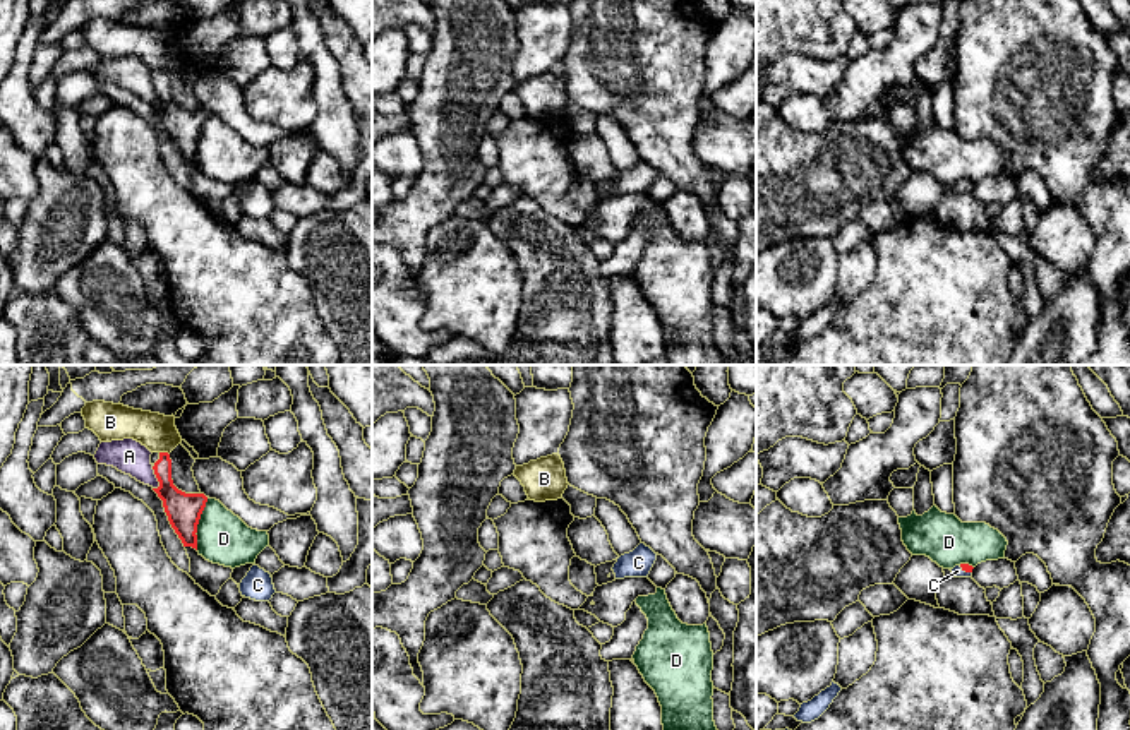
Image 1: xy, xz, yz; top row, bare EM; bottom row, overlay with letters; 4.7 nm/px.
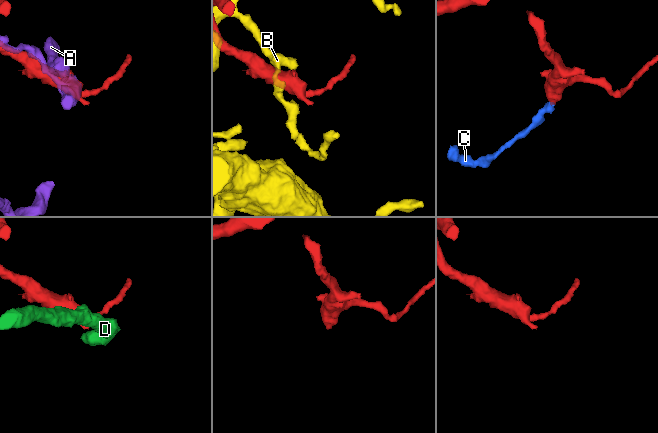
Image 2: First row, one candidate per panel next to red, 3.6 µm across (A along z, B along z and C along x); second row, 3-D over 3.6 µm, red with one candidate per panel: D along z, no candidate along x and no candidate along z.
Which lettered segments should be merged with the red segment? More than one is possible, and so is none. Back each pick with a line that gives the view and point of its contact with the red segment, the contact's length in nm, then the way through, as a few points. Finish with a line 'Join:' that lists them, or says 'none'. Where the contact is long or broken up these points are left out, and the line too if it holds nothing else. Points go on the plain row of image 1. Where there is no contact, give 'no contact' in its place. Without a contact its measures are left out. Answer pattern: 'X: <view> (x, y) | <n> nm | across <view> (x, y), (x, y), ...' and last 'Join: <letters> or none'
C: yz (966, 187) | 70 nm | across yz (966, 184), (966, 187), (957, 187)
Join: C

